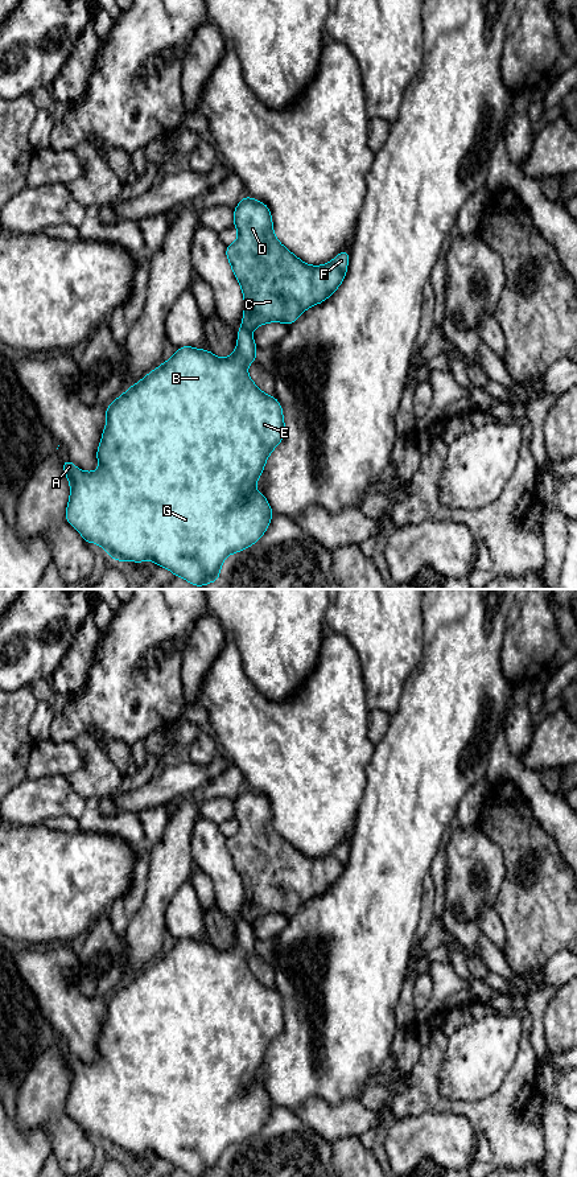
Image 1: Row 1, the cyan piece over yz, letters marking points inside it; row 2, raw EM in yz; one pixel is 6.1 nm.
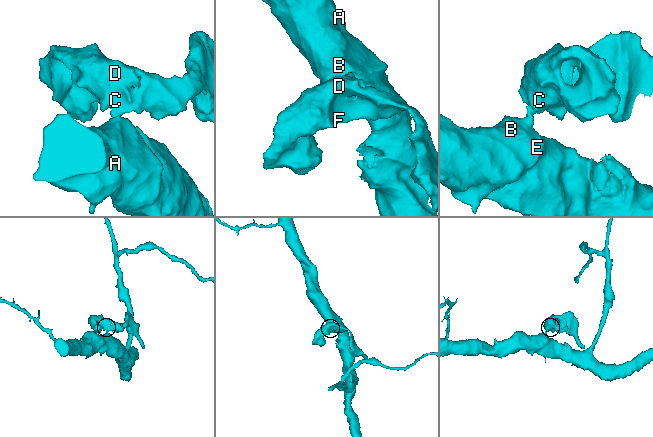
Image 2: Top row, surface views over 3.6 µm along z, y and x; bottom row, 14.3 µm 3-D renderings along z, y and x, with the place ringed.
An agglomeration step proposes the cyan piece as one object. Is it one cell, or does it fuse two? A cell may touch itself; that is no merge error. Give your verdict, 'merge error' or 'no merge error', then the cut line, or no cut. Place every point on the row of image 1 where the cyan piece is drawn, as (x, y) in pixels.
merge error; cut yz (242, 324), (251, 333)

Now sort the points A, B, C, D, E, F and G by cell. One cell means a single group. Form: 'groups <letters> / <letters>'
groups A B E G / C D F

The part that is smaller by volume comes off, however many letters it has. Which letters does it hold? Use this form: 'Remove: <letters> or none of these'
Remove: C, D, F

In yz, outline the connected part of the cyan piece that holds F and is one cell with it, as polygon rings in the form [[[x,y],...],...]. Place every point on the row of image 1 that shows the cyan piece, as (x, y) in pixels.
[[[242,198],[234,209],[234,226],[238,239],[226,246],[226,256],[244,297],[242,325],[251,333],[268,322],[292,325],[302,312],[329,299],[347,273],[349,250],[326,264],[309,266],[284,247],[273,232],[269,207],[261,201]]]

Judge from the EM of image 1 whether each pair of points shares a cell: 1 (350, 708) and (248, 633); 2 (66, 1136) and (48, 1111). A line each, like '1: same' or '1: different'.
1: different
2: same

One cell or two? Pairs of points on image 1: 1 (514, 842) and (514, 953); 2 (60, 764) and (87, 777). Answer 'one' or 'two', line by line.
1: one
2: two

